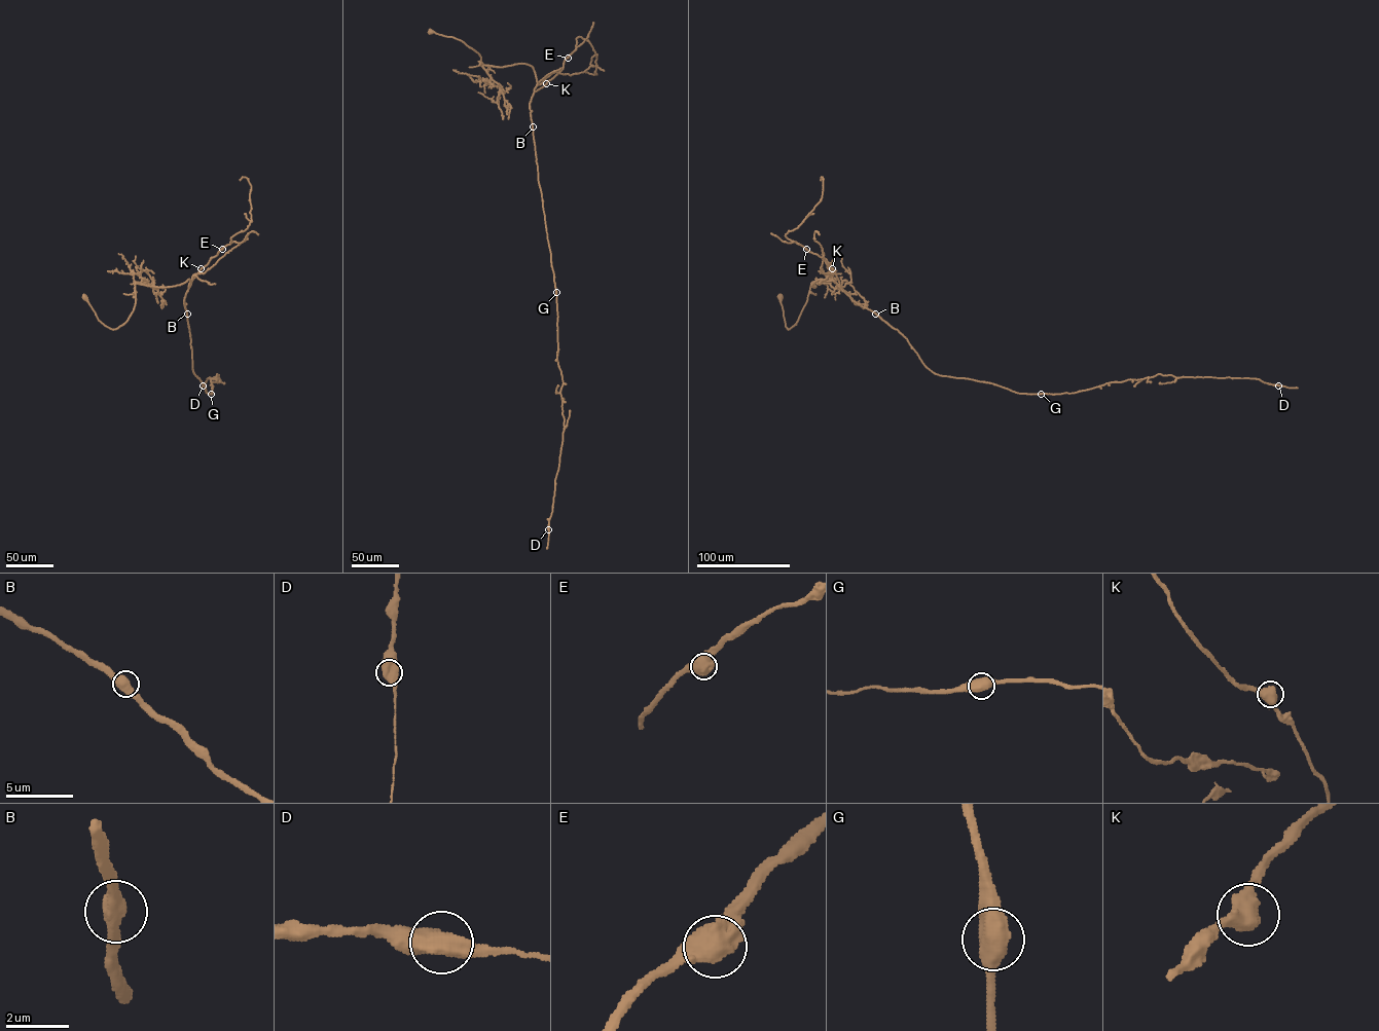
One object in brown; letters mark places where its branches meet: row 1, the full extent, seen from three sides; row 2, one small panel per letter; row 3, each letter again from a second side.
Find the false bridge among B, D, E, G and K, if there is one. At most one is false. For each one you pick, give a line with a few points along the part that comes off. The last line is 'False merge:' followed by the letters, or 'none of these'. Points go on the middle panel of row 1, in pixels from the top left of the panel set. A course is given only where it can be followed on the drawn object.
False merge: none of these

